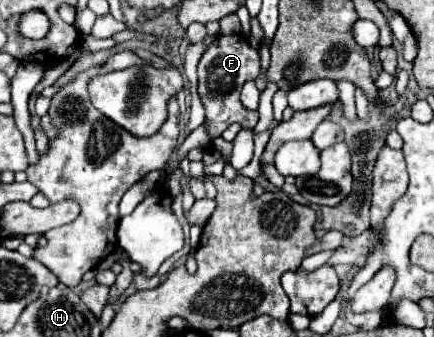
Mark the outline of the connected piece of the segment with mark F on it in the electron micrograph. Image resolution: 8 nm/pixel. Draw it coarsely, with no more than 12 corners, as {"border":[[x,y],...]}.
{"border":[[218,35],[198,63],[210,137],[258,113],[240,89],[260,75],[244,35]]}

